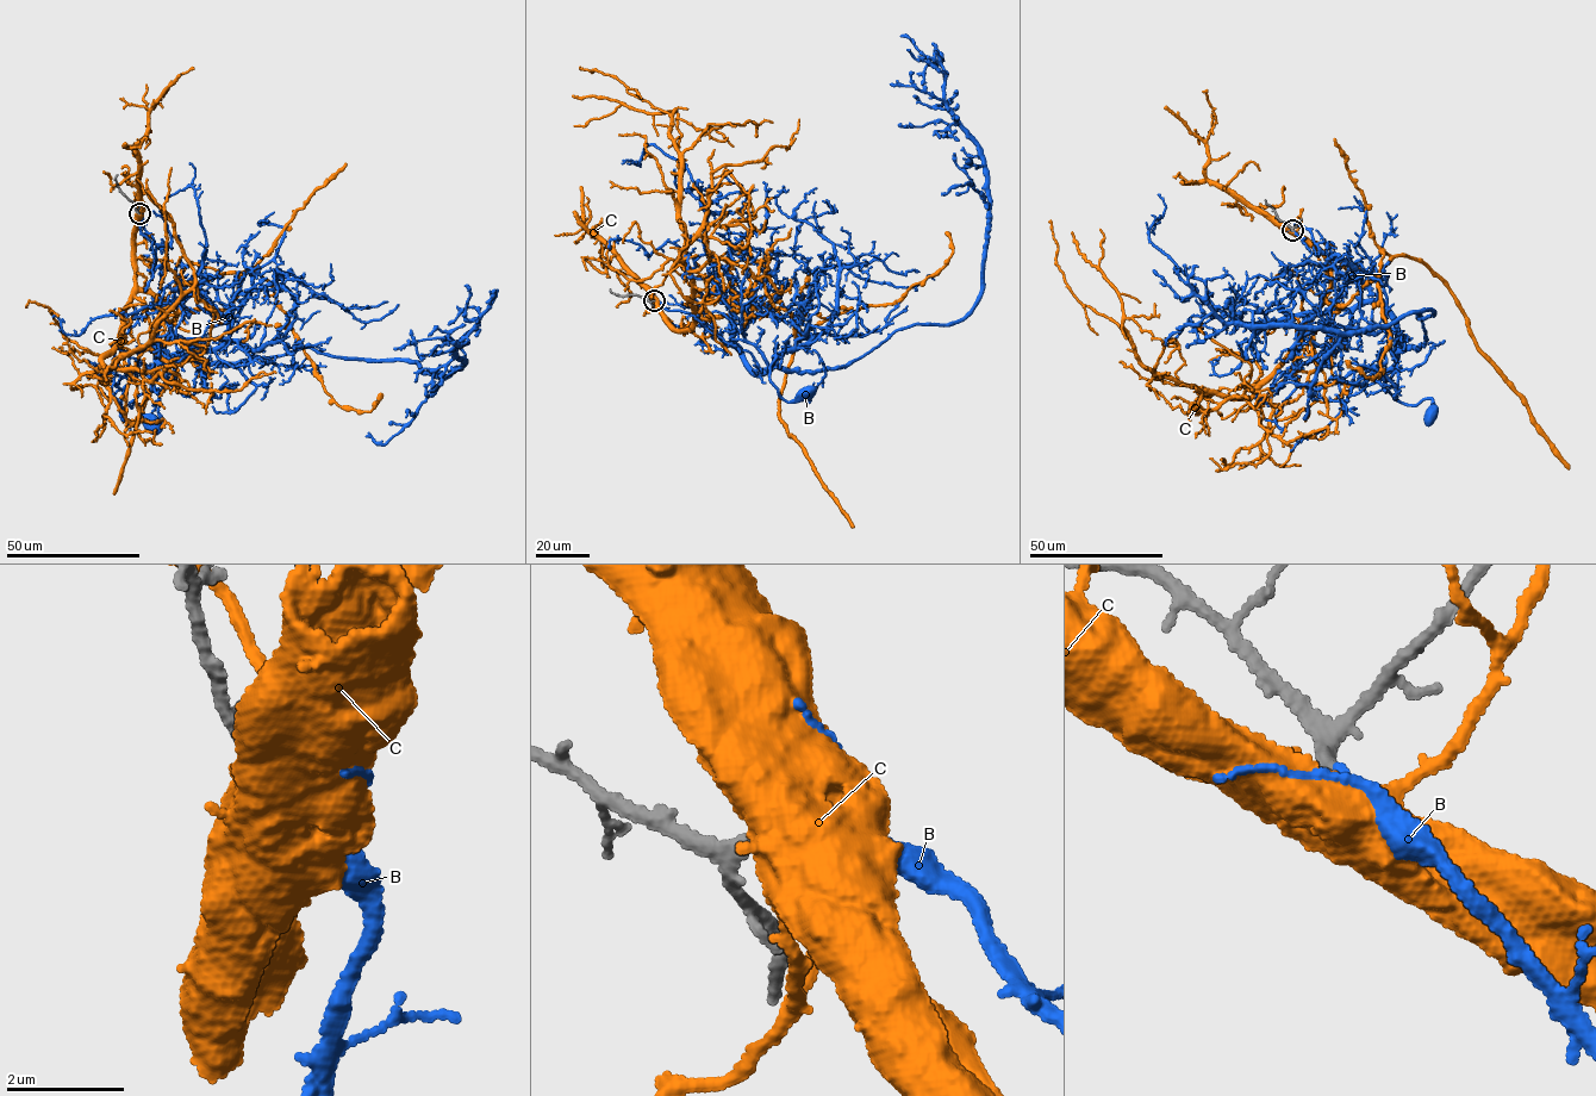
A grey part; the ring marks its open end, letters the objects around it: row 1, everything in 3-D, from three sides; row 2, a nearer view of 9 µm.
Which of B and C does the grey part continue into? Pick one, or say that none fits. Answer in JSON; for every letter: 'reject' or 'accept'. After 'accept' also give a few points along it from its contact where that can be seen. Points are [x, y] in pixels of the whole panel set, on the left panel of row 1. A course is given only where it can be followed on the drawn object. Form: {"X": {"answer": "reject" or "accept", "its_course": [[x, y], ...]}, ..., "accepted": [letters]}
{"B": {"answer": "accept", "its_course": [[139, 213], [142, 232], [167, 248], [151, 390], [129, 404], [138, 404], [153, 422]]}, "C": {"answer": "reject"}, "accepted": ["B"]}

